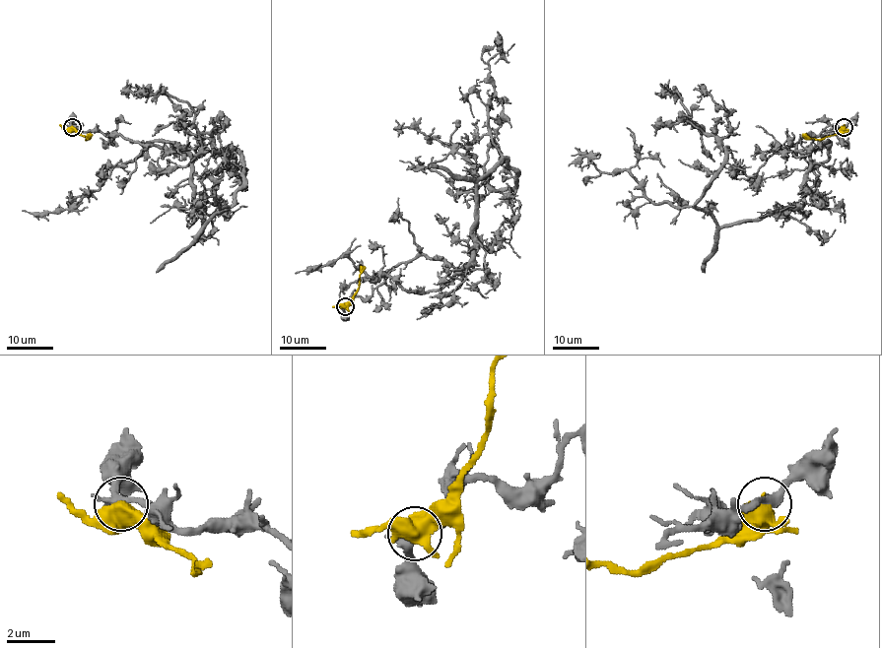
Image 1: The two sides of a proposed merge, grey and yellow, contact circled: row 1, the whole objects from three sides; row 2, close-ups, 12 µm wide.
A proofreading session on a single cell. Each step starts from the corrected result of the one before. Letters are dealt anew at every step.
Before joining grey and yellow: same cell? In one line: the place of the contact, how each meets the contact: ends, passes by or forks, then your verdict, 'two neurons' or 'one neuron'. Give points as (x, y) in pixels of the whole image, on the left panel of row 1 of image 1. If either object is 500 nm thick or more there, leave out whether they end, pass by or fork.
(72, 127) | two neurons

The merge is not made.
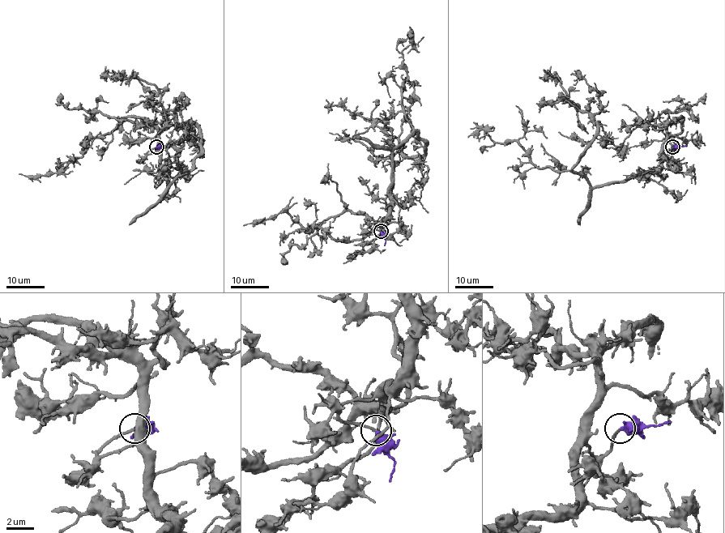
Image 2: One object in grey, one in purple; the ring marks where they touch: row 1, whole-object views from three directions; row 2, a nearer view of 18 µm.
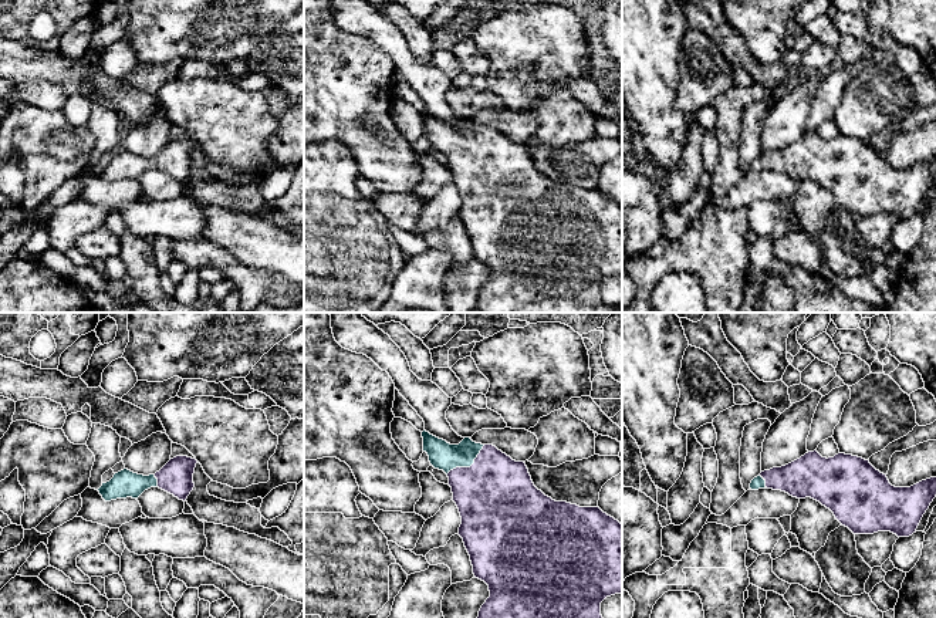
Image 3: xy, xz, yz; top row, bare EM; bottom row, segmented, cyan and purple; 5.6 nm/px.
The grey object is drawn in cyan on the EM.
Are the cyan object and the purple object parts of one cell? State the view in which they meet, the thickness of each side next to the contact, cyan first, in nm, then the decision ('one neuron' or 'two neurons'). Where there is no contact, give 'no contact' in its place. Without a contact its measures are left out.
meets cyan in xz; 160 nm thick on the cyan side, 460 nm on the other; one neuron

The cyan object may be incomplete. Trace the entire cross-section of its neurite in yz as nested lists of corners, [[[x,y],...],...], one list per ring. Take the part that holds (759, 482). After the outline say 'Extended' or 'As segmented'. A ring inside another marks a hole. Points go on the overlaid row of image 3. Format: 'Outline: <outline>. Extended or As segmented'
Outline: [[[817,450],[808,452],[785,466],[764,470],[750,483],[751,490],[766,487],[785,492],[797,499],[811,497],[820,502],[854,534],[891,531],[898,537],[909,537],[916,533],[923,514],[936,497],[936,477],[910,487],[895,487],[886,475],[876,470],[869,460],[845,453],[827,459]]]. Extended

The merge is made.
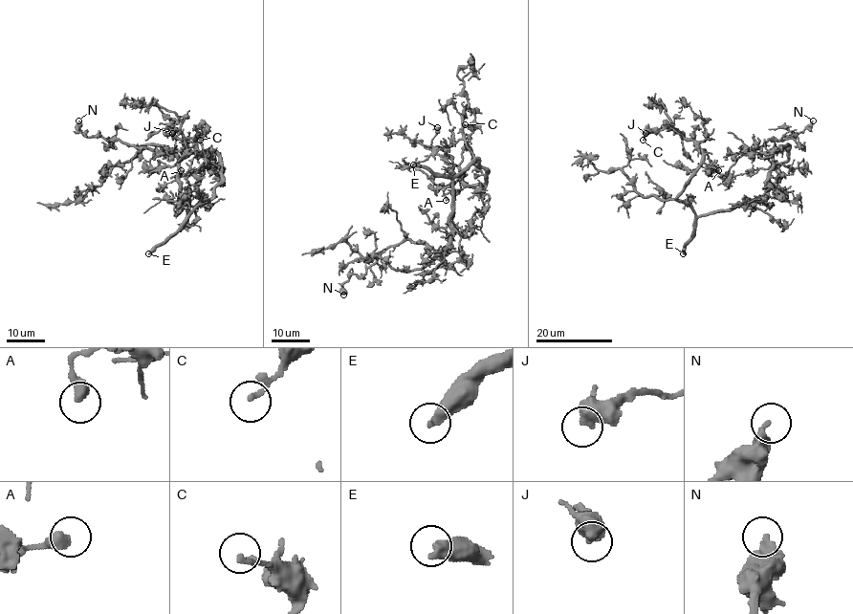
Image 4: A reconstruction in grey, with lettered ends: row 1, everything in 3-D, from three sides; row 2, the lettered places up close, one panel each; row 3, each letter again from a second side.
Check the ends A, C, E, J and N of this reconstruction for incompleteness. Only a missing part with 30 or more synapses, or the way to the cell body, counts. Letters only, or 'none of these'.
E

